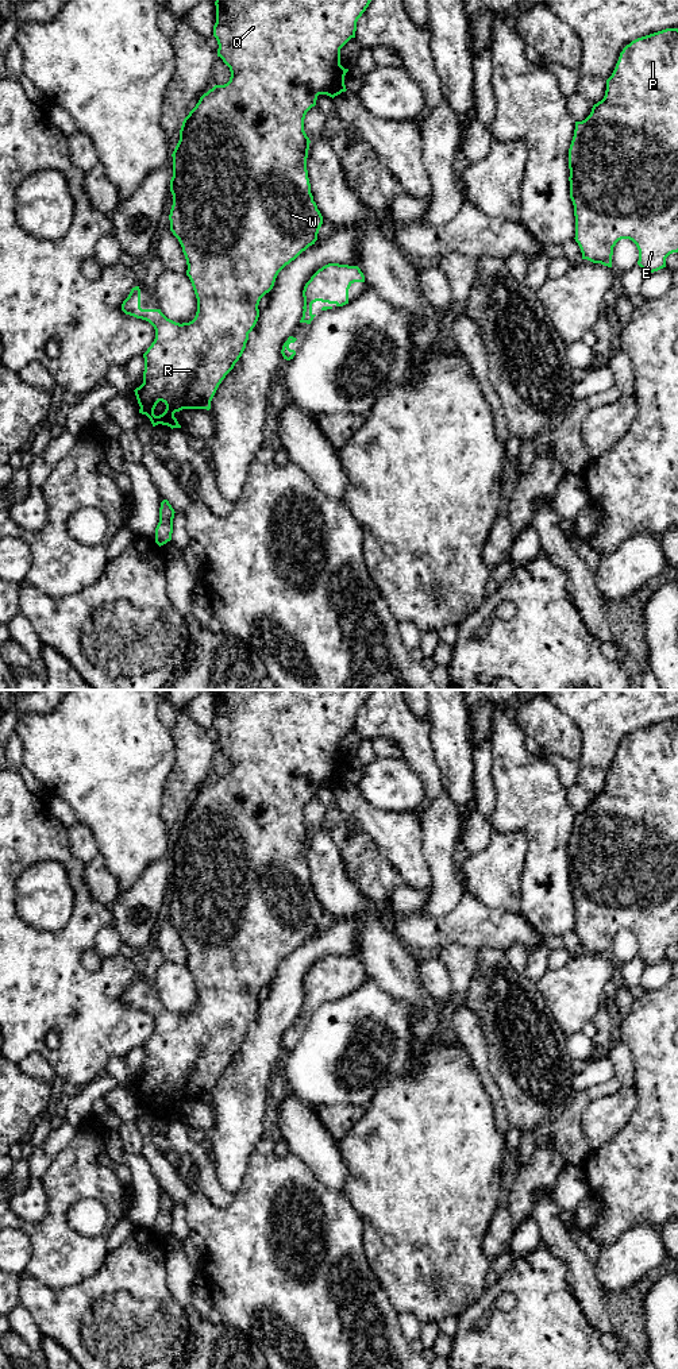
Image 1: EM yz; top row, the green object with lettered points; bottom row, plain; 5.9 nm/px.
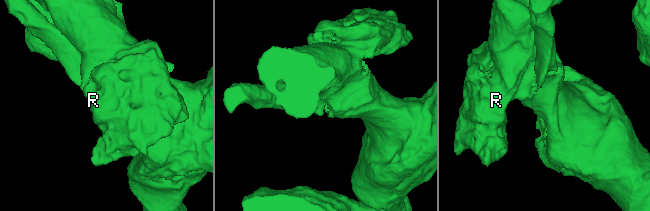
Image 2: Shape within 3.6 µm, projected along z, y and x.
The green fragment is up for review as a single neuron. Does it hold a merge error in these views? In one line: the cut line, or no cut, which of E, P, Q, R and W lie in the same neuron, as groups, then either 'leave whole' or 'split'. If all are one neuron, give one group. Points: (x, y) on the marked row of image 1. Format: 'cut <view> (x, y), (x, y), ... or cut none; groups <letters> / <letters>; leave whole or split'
cut none; groups E P Q R W; leave whole

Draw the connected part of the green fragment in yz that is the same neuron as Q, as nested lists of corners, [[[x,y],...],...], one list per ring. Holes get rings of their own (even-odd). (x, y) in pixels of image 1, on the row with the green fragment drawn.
[[[216,0],[216,23],[213,26],[213,36],[217,41],[217,57],[230,68],[231,77],[224,85],[215,85],[204,93],[196,107],[184,119],[180,130],[180,140],[172,154],[173,157],[173,177],[170,180],[170,192],[173,194],[173,205],[170,209],[170,231],[178,239],[182,252],[186,259],[189,277],[196,298],[197,312],[189,323],[176,323],[167,319],[161,309],[142,309],[140,308],[140,289],[135,286],[131,289],[128,297],[122,304],[122,311],[126,315],[149,321],[155,329],[155,339],[147,351],[143,354],[145,371],[143,383],[136,387],[135,396],[140,406],[139,413],[146,414],[153,427],[162,424],[173,428],[181,428],[176,412],[182,409],[211,409],[211,401],[226,375],[234,369],[235,363],[242,356],[249,333],[255,327],[259,317],[259,301],[269,293],[276,282],[278,273],[294,261],[303,251],[317,240],[319,230],[323,224],[323,216],[317,209],[313,196],[311,193],[311,184],[307,170],[307,158],[309,150],[309,138],[304,131],[304,119],[307,112],[316,105],[319,95],[335,97],[346,92],[344,76],[348,69],[340,65],[340,49],[355,38],[357,22],[366,11],[371,0]],[[162,401],[166,409],[162,414],[155,416],[154,409]]]

